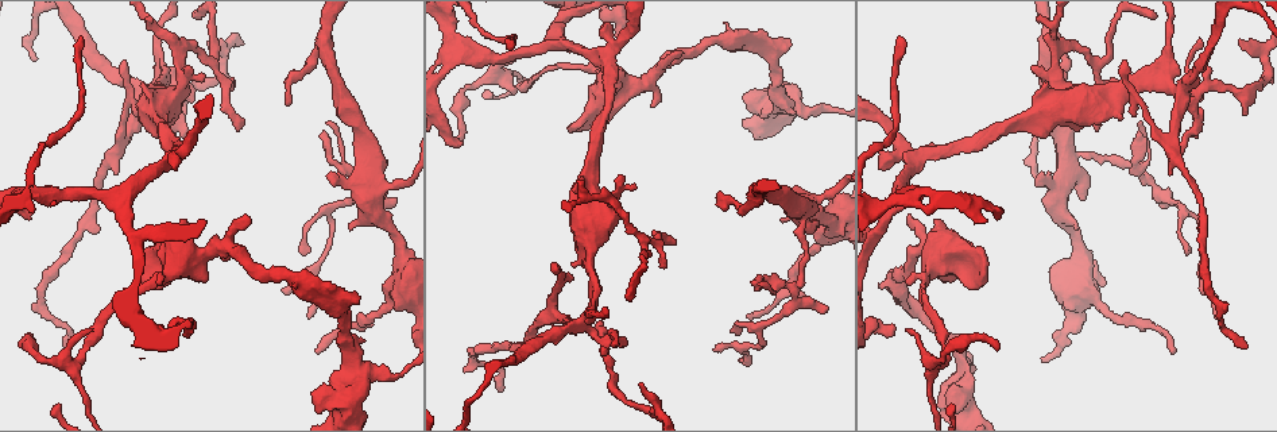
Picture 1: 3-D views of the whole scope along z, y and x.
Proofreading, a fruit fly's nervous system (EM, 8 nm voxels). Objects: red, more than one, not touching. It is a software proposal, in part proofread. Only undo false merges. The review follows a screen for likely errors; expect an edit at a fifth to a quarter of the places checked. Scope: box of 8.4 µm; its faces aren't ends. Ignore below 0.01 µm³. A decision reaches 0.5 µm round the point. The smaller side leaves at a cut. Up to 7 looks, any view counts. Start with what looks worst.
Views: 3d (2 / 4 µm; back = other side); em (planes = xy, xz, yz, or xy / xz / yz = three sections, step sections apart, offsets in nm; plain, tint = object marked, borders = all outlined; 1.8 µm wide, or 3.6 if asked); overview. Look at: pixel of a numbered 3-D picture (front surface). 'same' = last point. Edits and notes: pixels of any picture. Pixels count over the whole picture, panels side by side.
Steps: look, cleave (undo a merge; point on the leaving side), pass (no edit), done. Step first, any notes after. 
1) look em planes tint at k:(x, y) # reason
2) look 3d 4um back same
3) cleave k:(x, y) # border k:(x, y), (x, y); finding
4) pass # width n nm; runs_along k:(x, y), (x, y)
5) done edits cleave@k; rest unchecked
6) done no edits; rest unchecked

look 3d 2um at 1:(916, 159) # three-way junction

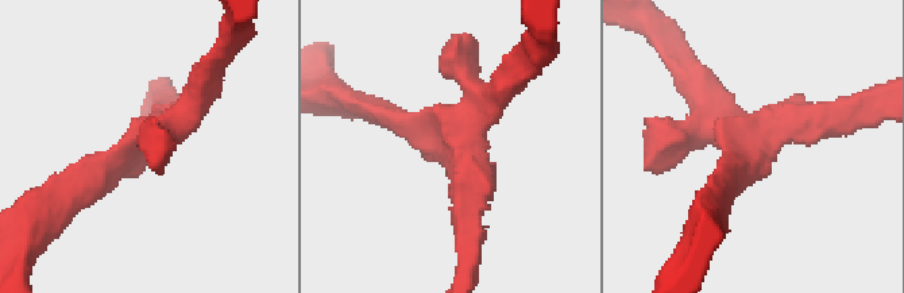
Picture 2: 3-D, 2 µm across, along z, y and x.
look em planes tint at 2:(456, 143)

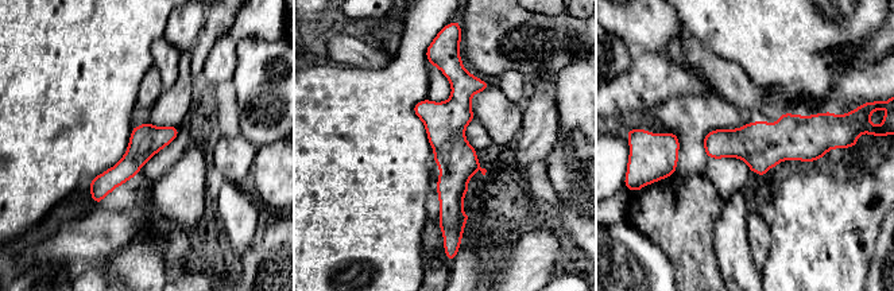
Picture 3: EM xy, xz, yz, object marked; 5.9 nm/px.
pass # width 190 nm; continuous, no second neuron

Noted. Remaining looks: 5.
look 3d 4um at 1:(924, 284) # sudden change in width

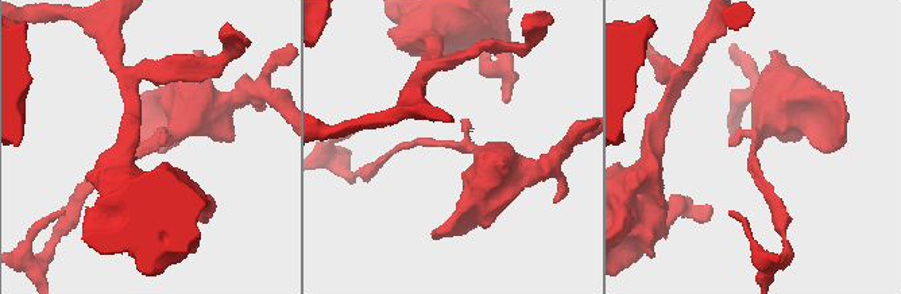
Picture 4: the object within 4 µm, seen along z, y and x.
look em xy step 16 tint at 4:(754, 141) # shape alone is not enough

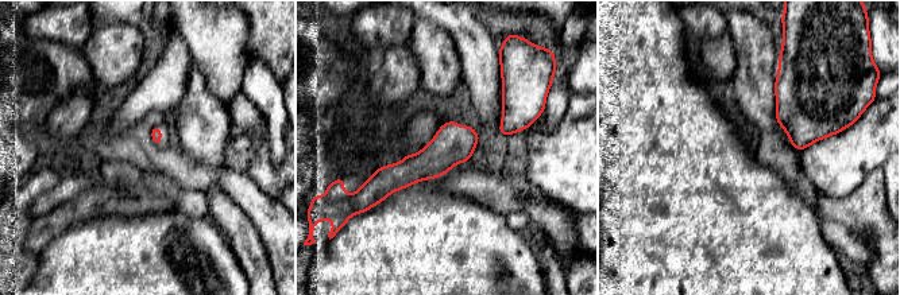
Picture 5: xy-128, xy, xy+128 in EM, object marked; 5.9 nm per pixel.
look em planes tint same

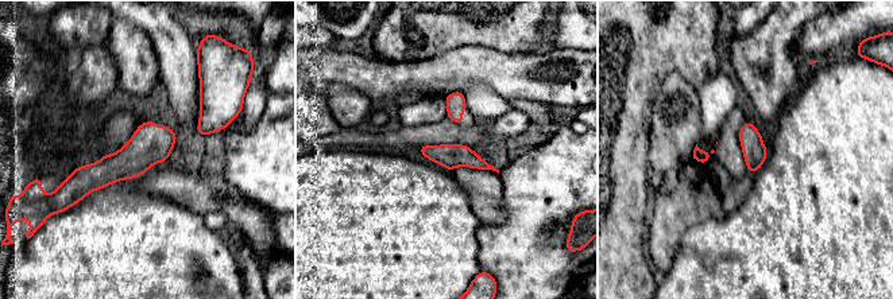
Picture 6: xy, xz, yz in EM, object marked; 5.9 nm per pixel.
pass # runs_along 6:(171, 135), (92, 177), (76, 193); continuous, no second neuron

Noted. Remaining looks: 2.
done no edits; rest unchecked

